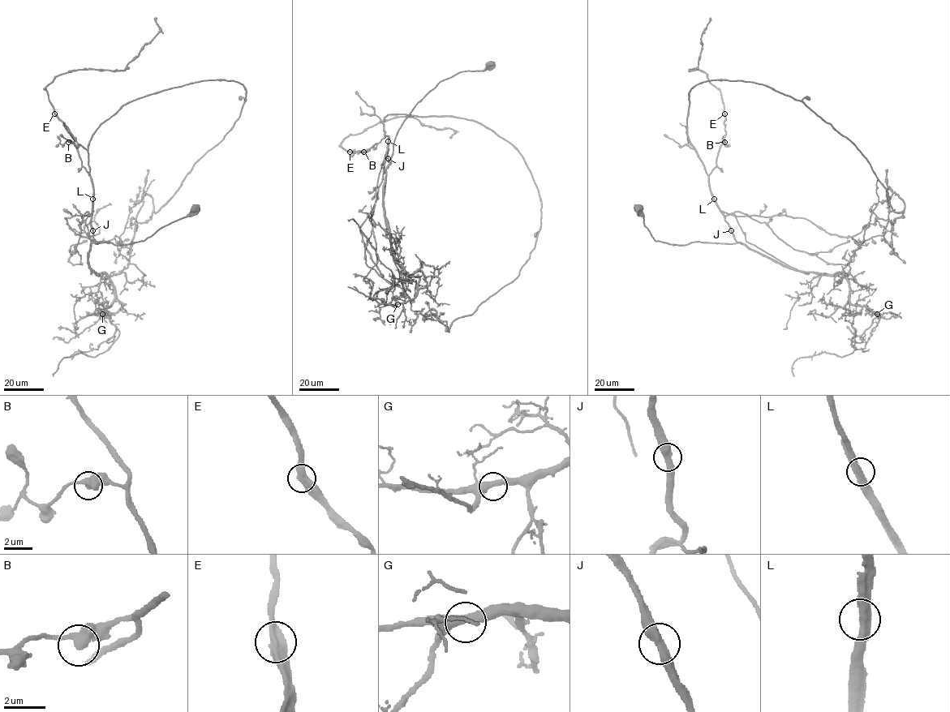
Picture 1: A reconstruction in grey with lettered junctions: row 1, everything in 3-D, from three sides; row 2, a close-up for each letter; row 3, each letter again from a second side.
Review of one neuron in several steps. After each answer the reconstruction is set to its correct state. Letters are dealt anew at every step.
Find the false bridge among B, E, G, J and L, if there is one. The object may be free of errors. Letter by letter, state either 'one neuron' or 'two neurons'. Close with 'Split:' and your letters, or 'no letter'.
B: one neuron
E: one neuron
G: one neuron
J: one neuron
L: two neurons
Split: L

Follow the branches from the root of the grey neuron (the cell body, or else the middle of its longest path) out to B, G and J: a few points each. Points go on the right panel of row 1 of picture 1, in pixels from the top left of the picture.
B: (638, 206), (655, 241), (735, 243), (709, 183), (724, 142)
G: (638, 206), (655, 241), (677, 245), (741, 242), (797, 270), (840, 273), (848, 283), (849, 302), (877, 314)
J: (638, 206), (643, 215), (644, 224), (655, 241), (677, 245), (699, 242), (735, 243), (737, 241), (731, 230)

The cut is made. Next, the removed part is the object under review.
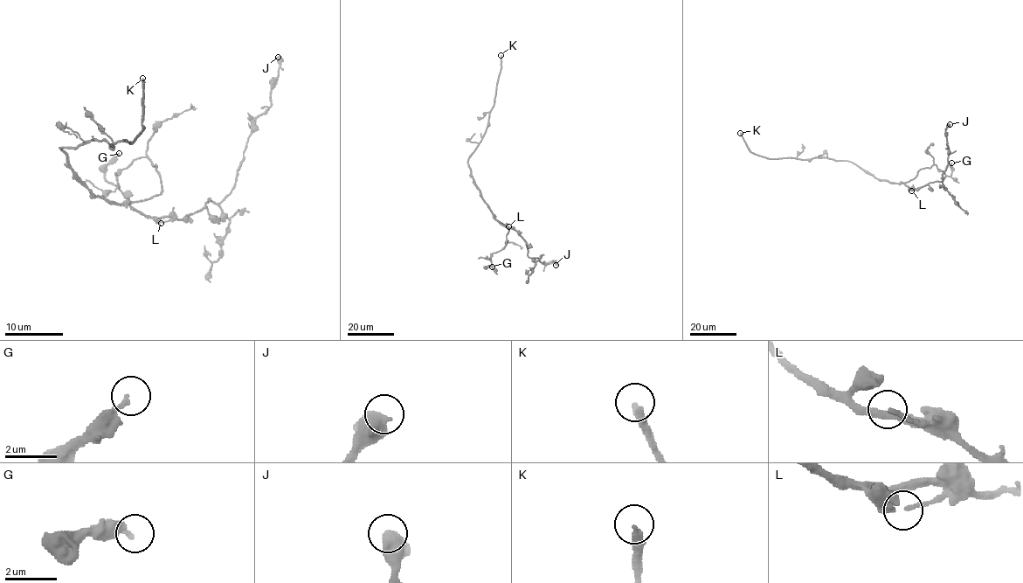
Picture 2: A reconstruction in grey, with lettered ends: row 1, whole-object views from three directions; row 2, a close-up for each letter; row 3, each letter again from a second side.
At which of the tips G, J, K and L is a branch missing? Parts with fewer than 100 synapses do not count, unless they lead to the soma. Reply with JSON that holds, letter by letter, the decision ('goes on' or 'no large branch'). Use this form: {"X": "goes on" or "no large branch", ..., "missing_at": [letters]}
{"G": "no large branch", "J": "no large branch", "K": "goes on", "L": "no large branch", "missing_at": ["K"]}

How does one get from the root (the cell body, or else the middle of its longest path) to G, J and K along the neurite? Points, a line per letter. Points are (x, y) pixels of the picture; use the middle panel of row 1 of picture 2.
G: (480, 190), (493, 216), (508, 229), (506, 246), (492, 253), (491, 264), (486, 267), (492, 267)
J: (480, 190), (493, 216), (513, 227), (526, 242), (529, 257), (538, 258), (543, 263), (556, 260), (556, 265)
K: (480, 190), (467, 160), (487, 125), (501, 70), (501, 55)

